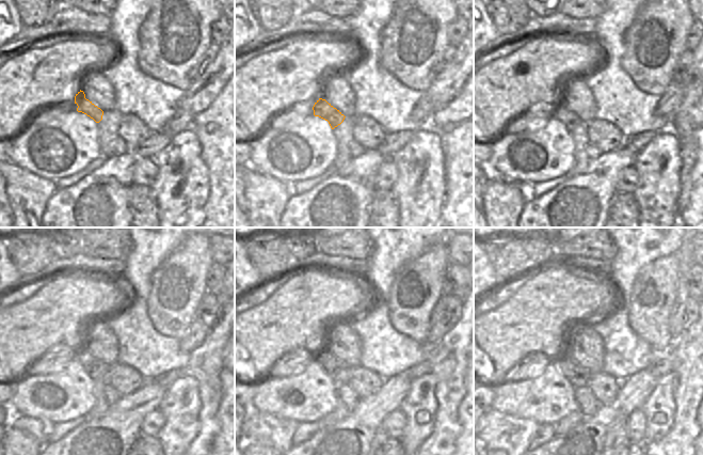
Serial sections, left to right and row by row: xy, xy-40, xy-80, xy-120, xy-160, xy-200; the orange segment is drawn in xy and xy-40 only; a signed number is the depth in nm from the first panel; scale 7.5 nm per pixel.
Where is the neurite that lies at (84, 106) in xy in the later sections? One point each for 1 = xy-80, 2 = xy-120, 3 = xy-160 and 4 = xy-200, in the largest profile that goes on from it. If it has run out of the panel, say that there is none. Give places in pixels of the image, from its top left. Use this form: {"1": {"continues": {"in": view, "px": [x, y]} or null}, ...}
{"1": {"continues": {"in": "xy-80", "px": [560, 112]}}, "2": {"continues": {"in": "xy-120", "px": [96, 369]}}, "3": {"continues": {"in": "xy-160", "px": [339, 373]}}, "4": {"continues": {"in": "xy-200", "px": [578, 376]}}}

